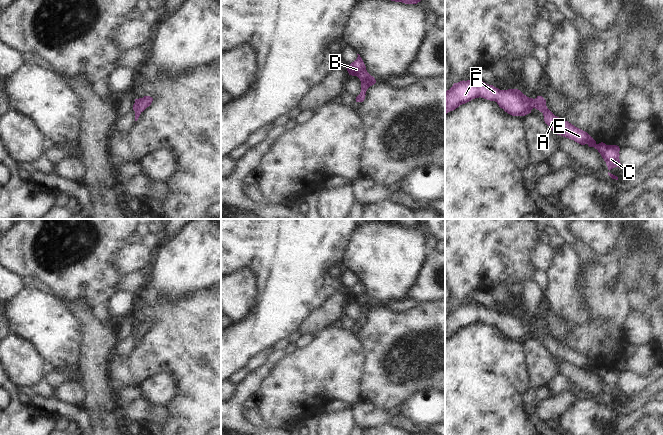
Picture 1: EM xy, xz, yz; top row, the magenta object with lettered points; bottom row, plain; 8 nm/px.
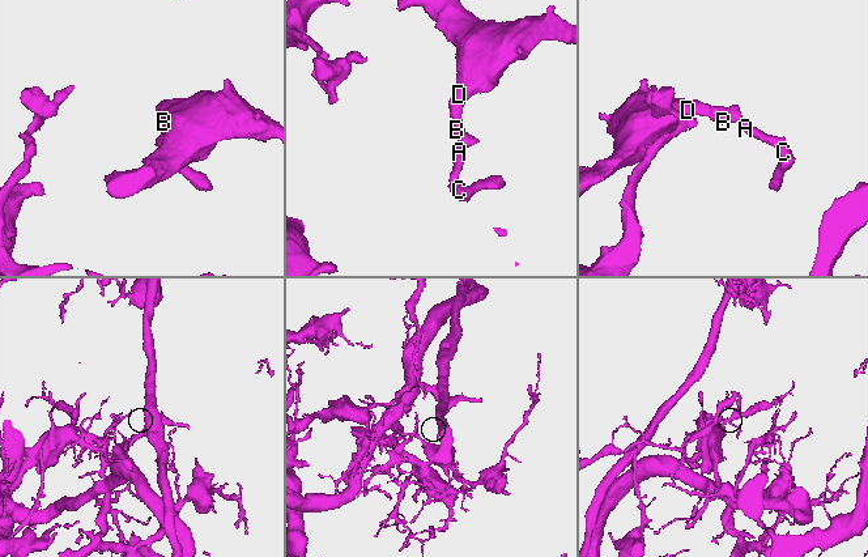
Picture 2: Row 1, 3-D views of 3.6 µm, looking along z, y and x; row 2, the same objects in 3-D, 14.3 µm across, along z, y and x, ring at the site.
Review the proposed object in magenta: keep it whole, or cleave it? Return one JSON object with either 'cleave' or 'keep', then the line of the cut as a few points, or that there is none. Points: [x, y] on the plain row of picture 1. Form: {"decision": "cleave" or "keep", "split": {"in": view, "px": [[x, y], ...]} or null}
{"decision": "keep", "split": null}

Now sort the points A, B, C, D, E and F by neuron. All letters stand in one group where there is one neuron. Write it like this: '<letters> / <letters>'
A B C D E F

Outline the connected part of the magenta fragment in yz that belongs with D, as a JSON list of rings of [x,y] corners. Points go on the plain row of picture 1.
[[[478,303],[463,304],[454,307],[449,314],[445,315],[445,338],[479,321],[495,325],[500,332],[512,340],[525,340],[535,332],[543,337],[545,347],[554,357],[574,364],[581,369],[587,368],[589,371],[597,373],[606,386],[608,394],[615,391],[622,392],[619,383],[619,370],[606,369],[603,366],[597,368],[587,356],[555,340],[547,332],[546,324],[542,320],[533,323],[518,313],[500,314]]]

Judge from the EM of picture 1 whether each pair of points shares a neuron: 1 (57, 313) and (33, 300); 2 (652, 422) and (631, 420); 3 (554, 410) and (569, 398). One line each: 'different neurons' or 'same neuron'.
1: same neuron
2: different neurons
3: same neuron

